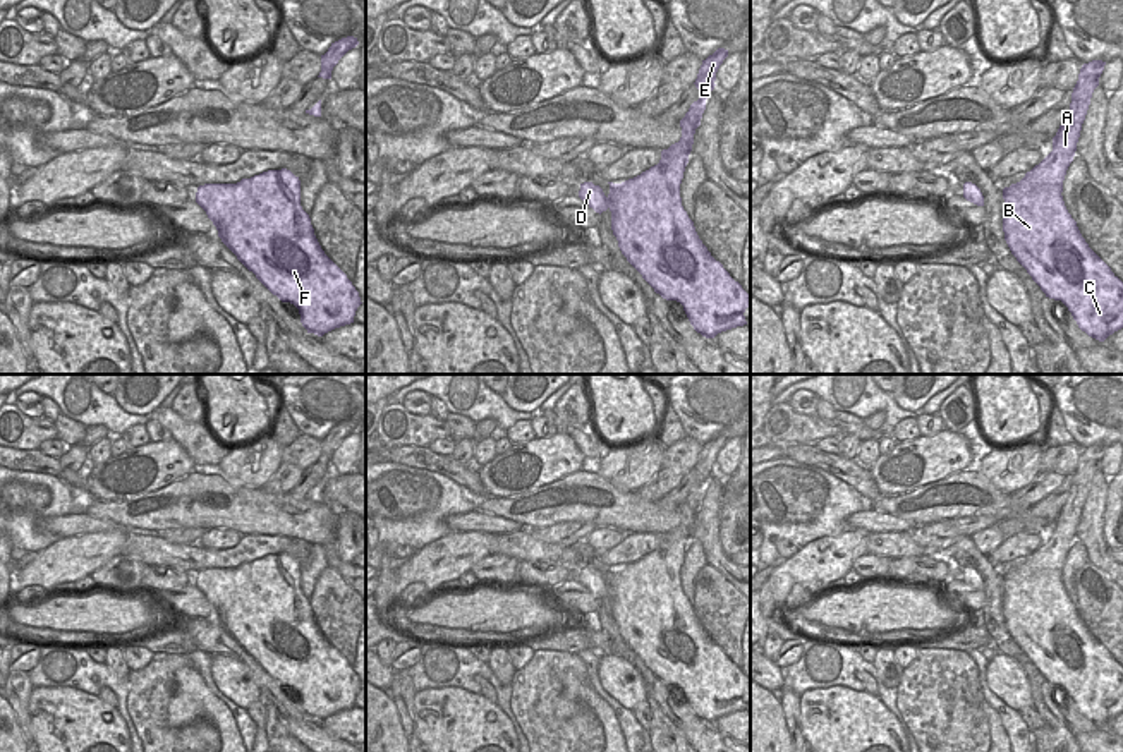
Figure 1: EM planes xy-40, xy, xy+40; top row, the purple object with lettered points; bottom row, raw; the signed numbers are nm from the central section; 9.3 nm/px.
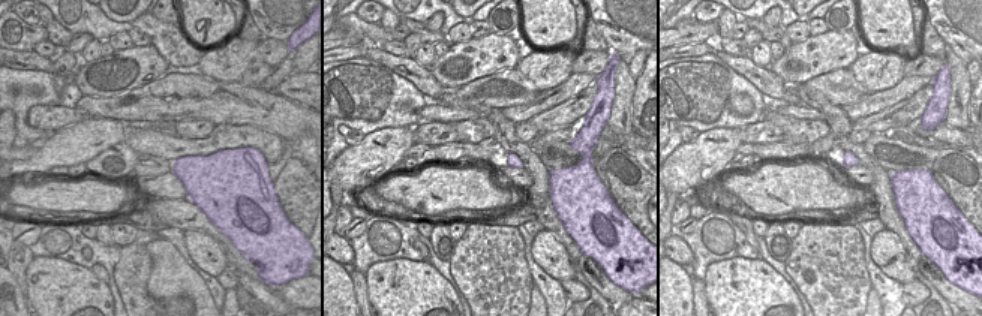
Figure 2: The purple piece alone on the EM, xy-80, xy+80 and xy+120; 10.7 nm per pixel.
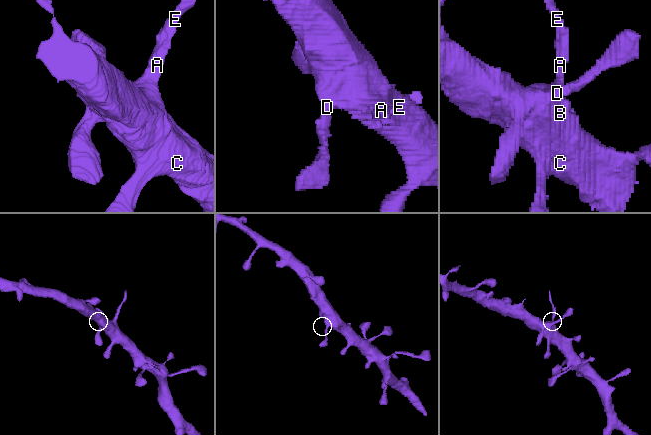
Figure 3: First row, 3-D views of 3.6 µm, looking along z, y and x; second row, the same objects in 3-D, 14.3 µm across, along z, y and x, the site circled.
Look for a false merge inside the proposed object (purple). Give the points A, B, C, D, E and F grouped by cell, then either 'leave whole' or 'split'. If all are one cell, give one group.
groups A E / B C D F; split

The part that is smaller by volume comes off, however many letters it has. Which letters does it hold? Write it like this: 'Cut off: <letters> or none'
Cut off: A, E

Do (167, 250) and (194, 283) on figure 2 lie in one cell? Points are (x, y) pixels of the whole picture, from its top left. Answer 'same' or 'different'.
same

